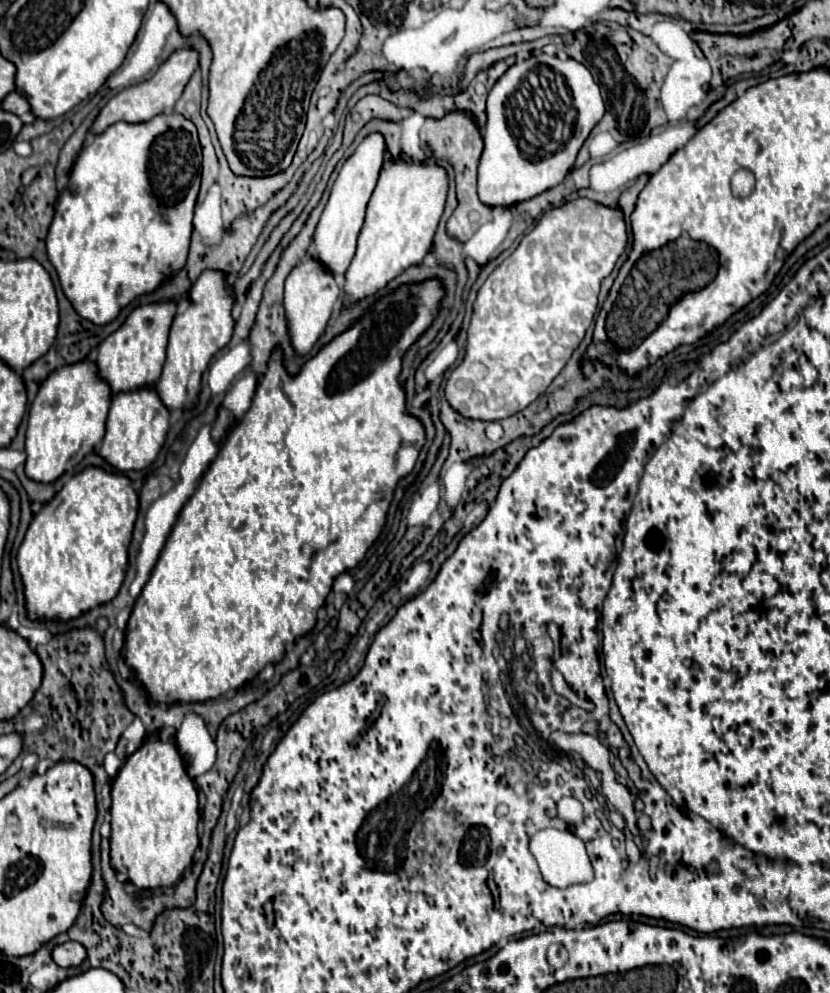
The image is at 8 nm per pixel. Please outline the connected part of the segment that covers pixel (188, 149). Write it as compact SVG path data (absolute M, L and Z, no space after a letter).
M162 112L150 122L116 122L82 148L68 186L56 200L54 220L46 236L48 258L58 272L62 290L82 318L108 324L118 316L120 308L136 296L156 290L166 276L184 266L200 188L200 164L198 130L194 122L174 112Z

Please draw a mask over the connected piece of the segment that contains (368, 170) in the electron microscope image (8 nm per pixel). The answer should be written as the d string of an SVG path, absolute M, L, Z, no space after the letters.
M382 132L368 134L358 144L354 154L344 162L344 166L332 186L330 200L328 200L328 204L322 212L322 218L316 226L316 232L314 232L314 258L324 262L334 274L346 272L354 258L356 240L362 230L362 222L364 222L364 214L366 214L366 204L376 186L376 180L378 180L378 174L380 174L380 168L384 162L384 152L386 152L384 134Z

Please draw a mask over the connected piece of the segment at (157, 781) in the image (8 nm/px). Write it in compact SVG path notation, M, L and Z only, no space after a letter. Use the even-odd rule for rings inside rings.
M148 736L142 746L130 754L116 774L112 782L112 866L116 872L124 872L130 876L130 882L138 888L164 888L172 886L182 874L184 868L192 864L194 850L198 846L198 790L194 780L186 772L186 764L182 762L180 750L176 746L176 738L168 736L166 740L158 736Z

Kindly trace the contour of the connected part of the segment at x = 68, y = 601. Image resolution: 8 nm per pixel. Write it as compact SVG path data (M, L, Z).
M86 466L42 506L18 550L30 618L70 620L112 600L126 576L128 546L138 518L138 492L120 472Z

